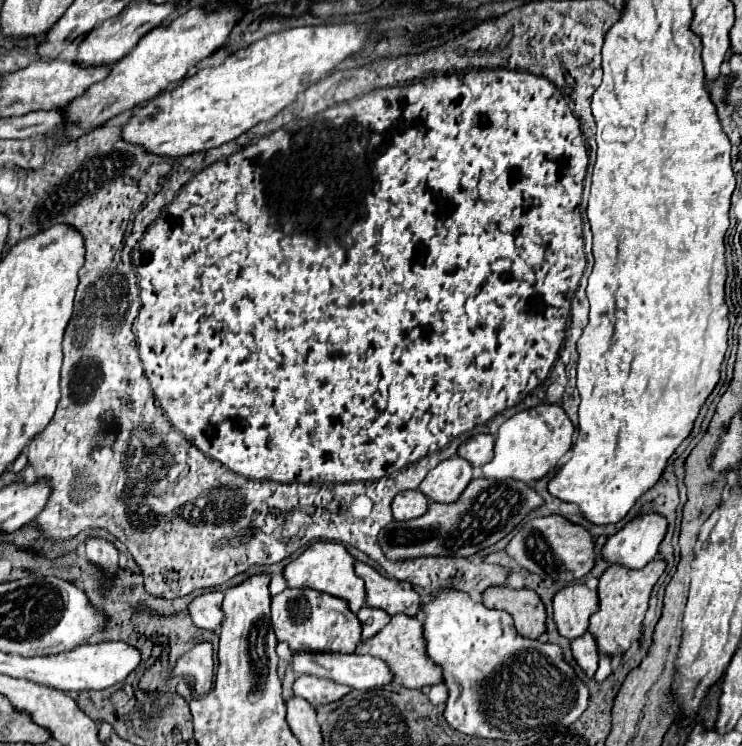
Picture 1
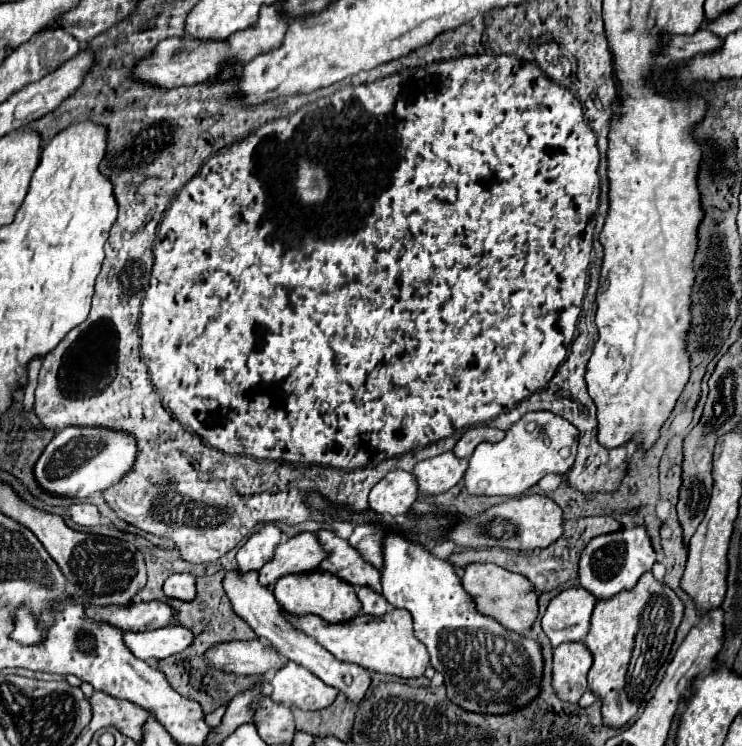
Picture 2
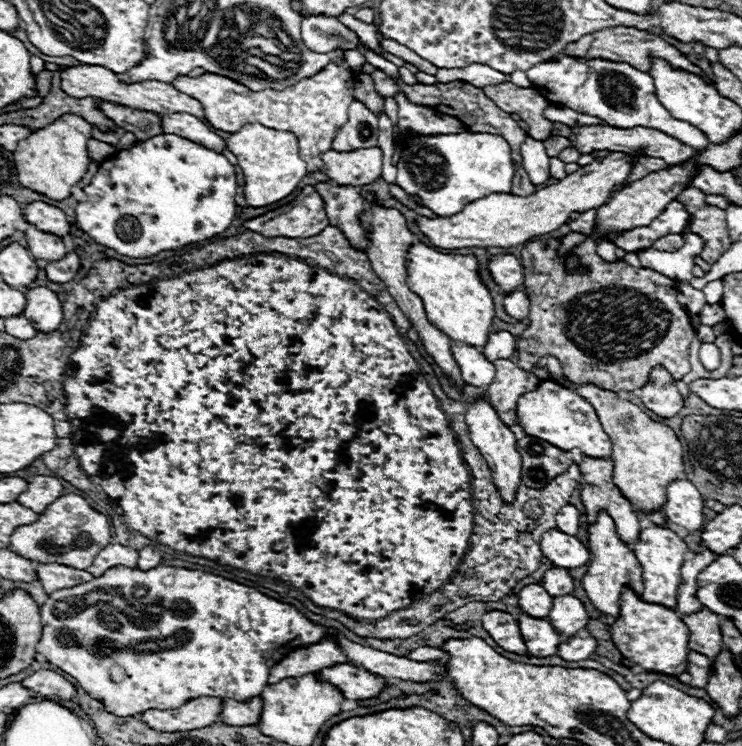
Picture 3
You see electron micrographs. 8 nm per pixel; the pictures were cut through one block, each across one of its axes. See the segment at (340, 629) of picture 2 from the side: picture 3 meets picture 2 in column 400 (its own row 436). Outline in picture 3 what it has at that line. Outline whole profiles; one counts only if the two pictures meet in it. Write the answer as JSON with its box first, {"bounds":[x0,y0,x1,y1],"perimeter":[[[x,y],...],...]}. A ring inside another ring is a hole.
{"bounds":[578,384,684,514],"perimeter":[[[580,384],[578,394],[592,402],[606,434],[612,438],[612,462],[614,462],[614,484],[622,496],[632,504],[636,514],[650,514],[666,504],[666,488],[670,482],[684,478],[684,456],[682,442],[674,430],[666,424],[650,420],[644,410],[620,398],[616,392],[602,390],[594,384]]]}

